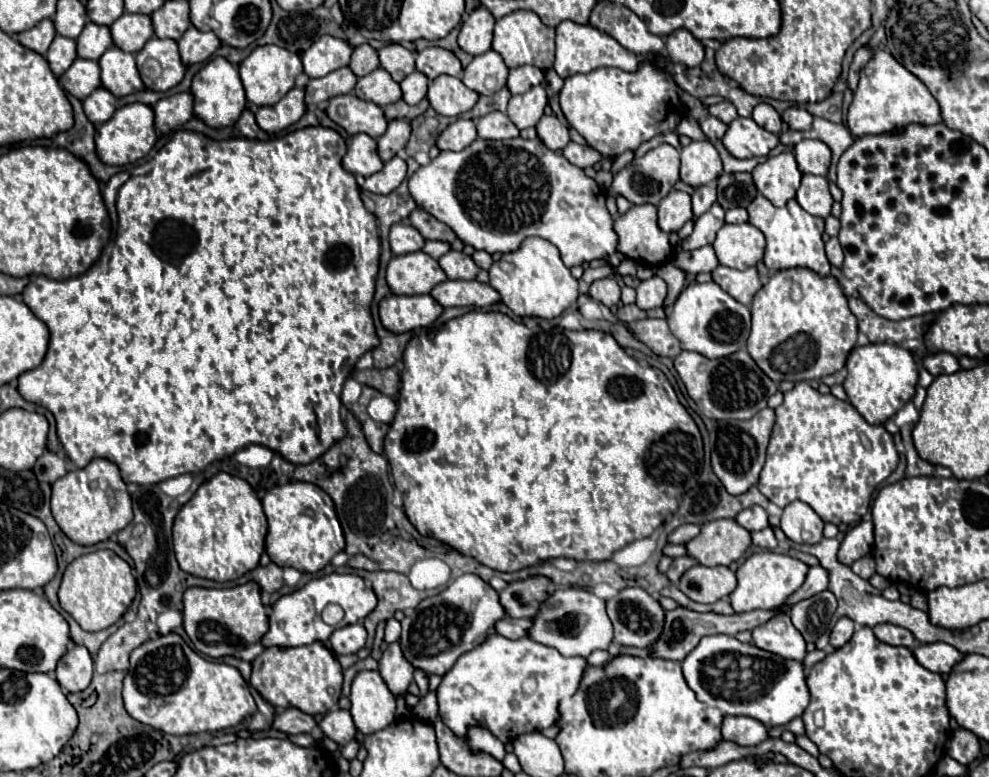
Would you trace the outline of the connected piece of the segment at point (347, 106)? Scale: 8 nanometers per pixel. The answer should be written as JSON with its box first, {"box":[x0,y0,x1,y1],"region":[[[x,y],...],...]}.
{"box":[325,93,387,137],"region":[[[353,93],[329,99],[325,111],[331,117],[331,121],[341,125],[349,135],[367,133],[371,137],[381,137],[387,129],[387,119],[383,115],[383,109],[375,103],[359,99]]]}

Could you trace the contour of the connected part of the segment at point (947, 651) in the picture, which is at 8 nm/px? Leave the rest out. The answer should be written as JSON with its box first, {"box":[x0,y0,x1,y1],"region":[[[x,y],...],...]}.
{"box":[913,643,963,673],"region":[[[931,643],[931,645],[919,645],[913,651],[915,659],[933,673],[949,673],[961,659],[963,653],[959,653],[955,647],[947,643]]]}

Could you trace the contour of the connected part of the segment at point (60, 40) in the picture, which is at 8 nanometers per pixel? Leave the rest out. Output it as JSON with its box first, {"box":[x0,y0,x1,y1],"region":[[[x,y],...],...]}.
{"box":[47,35,77,77],"region":[[[57,35],[49,47],[47,53],[47,61],[51,65],[51,71],[55,73],[55,77],[61,77],[71,63],[77,59],[77,49],[75,49],[75,39]]]}

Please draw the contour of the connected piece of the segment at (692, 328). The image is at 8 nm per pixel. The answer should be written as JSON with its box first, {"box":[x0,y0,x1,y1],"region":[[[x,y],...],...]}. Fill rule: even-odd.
{"box":[667,283,751,359],"region":[[[693,283],[687,285],[673,305],[667,317],[671,333],[681,341],[687,351],[697,351],[707,359],[727,357],[747,345],[751,333],[751,311],[747,305],[735,301],[717,283]]]}

